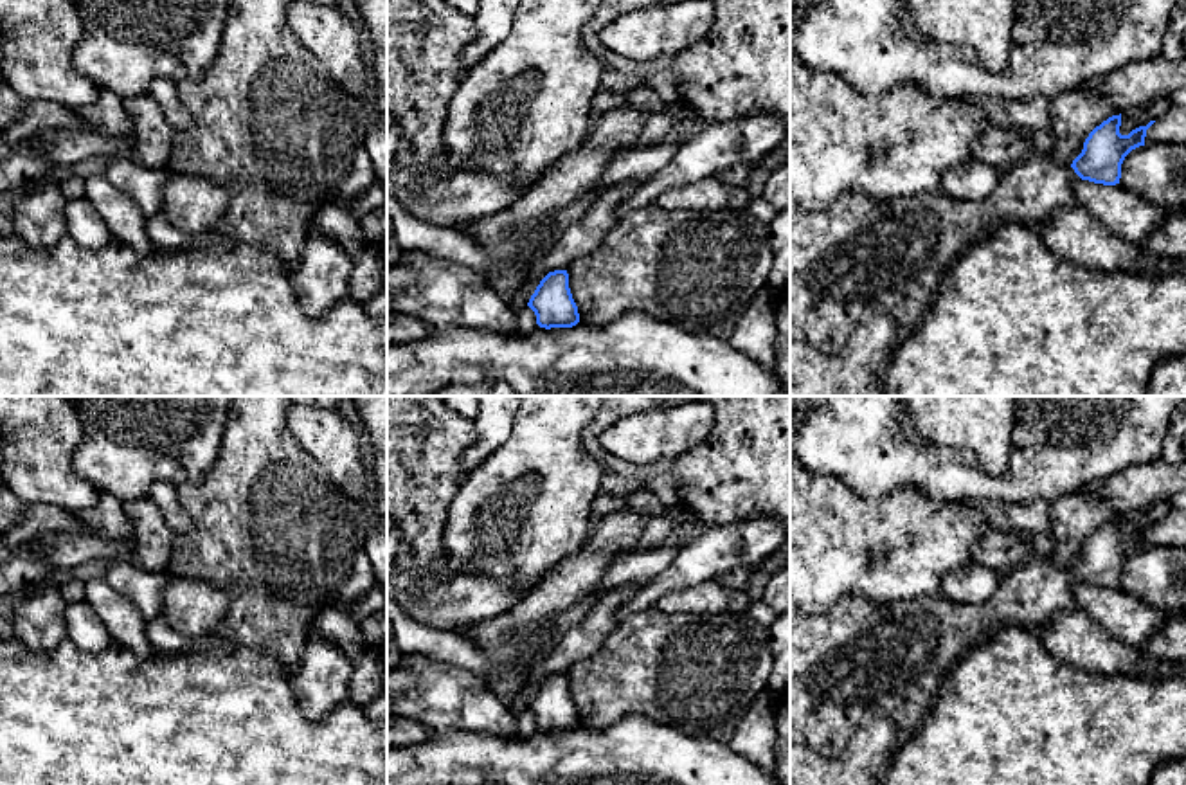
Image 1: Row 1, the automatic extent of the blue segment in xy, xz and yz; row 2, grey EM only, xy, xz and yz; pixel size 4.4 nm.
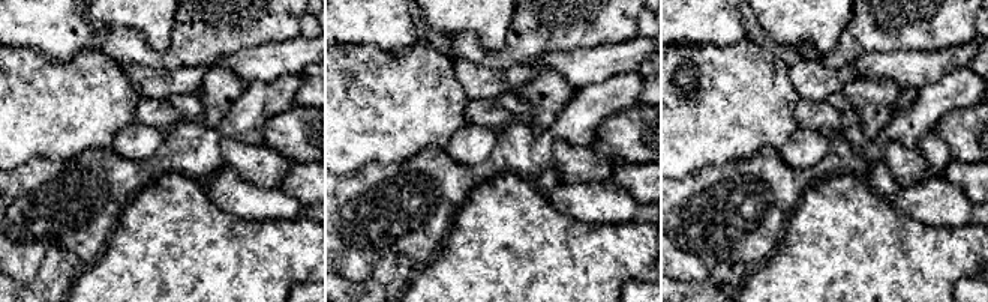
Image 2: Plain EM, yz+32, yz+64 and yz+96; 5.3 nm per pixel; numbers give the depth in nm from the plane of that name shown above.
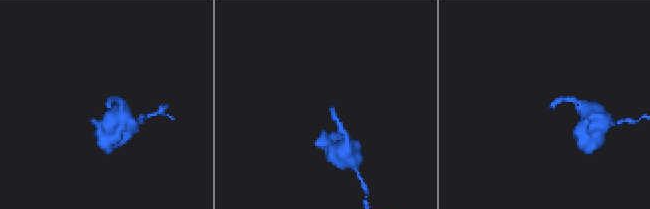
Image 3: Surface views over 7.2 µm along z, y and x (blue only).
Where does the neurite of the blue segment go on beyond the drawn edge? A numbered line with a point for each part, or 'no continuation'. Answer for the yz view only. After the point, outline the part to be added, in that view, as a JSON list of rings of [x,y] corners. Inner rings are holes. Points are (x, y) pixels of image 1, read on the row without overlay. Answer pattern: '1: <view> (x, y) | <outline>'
1: yz (855, 659) | [[[1033,556],[999,578],[988,601],[970,605],[945,598],[907,598],[885,607],[873,607],[855,594],[846,594],[824,614],[803,614],[790,603],[790,744],[801,744],[826,758],[839,758],[869,715],[889,718],[911,736],[921,727],[943,681],[979,643],[1008,625],[1038,632],[1053,616],[1074,609],[1073,587],[1082,583],[1071,569],[1056,567],[1051,558]]]

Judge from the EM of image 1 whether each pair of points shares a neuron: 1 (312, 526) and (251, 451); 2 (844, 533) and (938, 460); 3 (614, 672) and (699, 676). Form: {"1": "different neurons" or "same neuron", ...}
{"1": "same neuron", "2": "different neurons", "3": "same neuron"}

